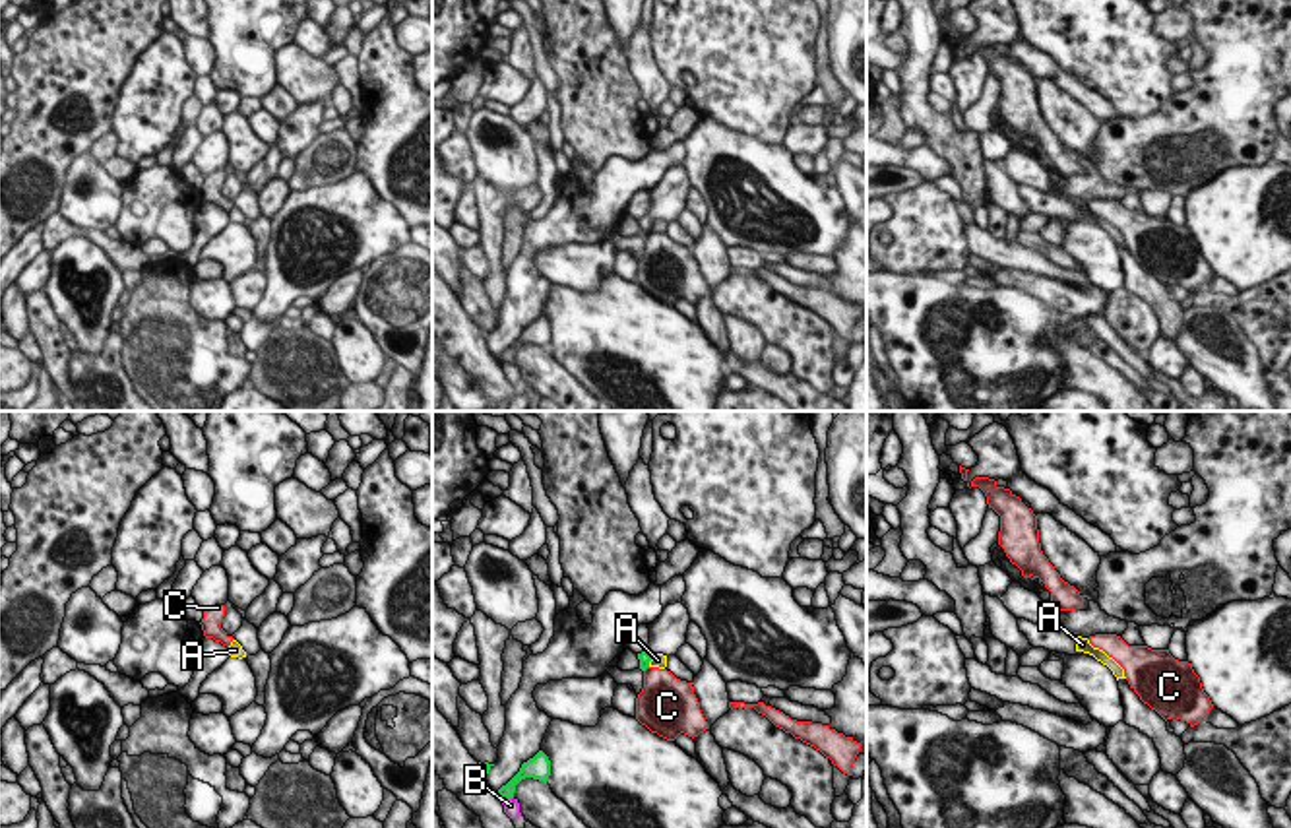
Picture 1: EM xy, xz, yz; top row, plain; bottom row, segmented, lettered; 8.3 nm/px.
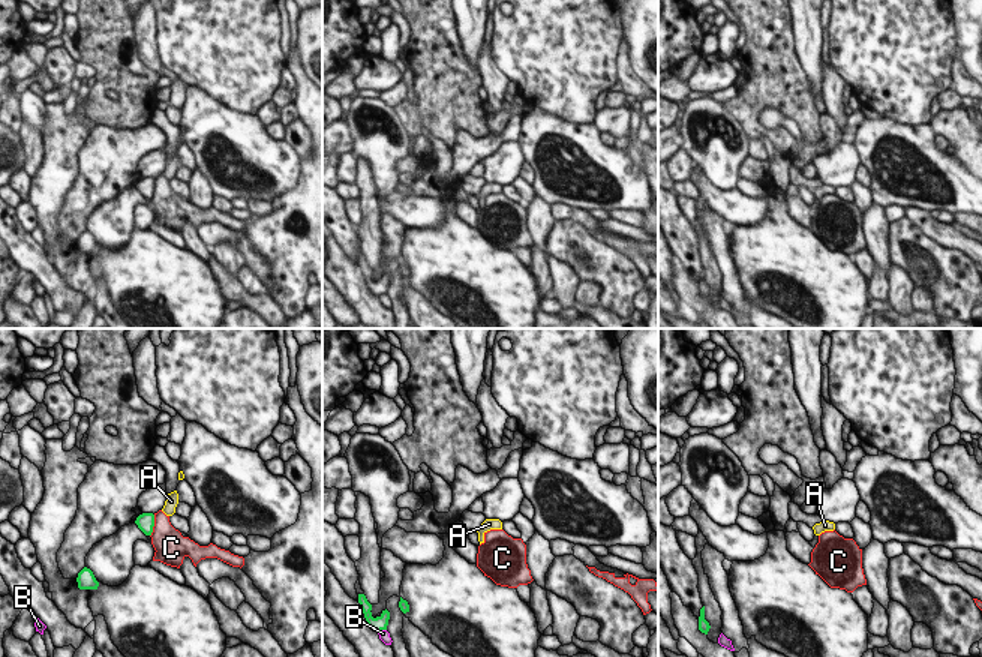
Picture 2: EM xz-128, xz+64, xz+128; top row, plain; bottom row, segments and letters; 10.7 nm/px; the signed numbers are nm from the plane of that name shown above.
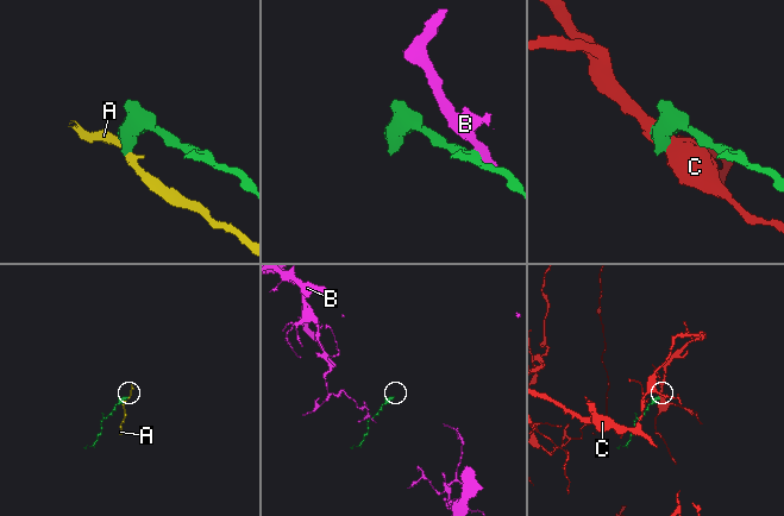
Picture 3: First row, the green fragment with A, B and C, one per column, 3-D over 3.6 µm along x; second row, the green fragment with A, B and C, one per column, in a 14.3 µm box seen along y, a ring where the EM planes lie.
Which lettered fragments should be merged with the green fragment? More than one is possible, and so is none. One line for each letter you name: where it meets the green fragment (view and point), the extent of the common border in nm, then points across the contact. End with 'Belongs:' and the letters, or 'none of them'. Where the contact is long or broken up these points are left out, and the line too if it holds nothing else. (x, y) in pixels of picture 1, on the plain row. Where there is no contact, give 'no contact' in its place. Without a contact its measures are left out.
Belongs: none of them

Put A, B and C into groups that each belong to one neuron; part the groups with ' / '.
A / B / C

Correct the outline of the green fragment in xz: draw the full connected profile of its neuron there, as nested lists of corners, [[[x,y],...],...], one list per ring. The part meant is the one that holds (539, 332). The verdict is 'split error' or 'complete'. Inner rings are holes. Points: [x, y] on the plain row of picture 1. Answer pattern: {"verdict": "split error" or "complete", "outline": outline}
{"verdict": "complete", "outline": [[[539,316],[533,324],[521,330],[520,337],[506,351],[498,355],[498,363],[512,365],[516,359],[516,351],[525,343],[549,347],[549,341],[551,341],[551,326],[543,316]]]}

